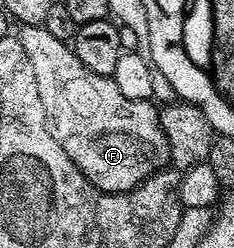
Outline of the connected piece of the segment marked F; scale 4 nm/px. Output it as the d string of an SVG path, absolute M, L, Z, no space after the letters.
M28 24L21 29L20 39L28 62L36 74L36 86L40 89L40 102L44 102L44 114L48 130L56 142L72 158L72 162L102 192L130 192L140 186L153 172L170 164L170 147L162 133L159 109L151 101L124 98L116 86L113 76L92 74L76 58L73 47L54 38L41 24Z

